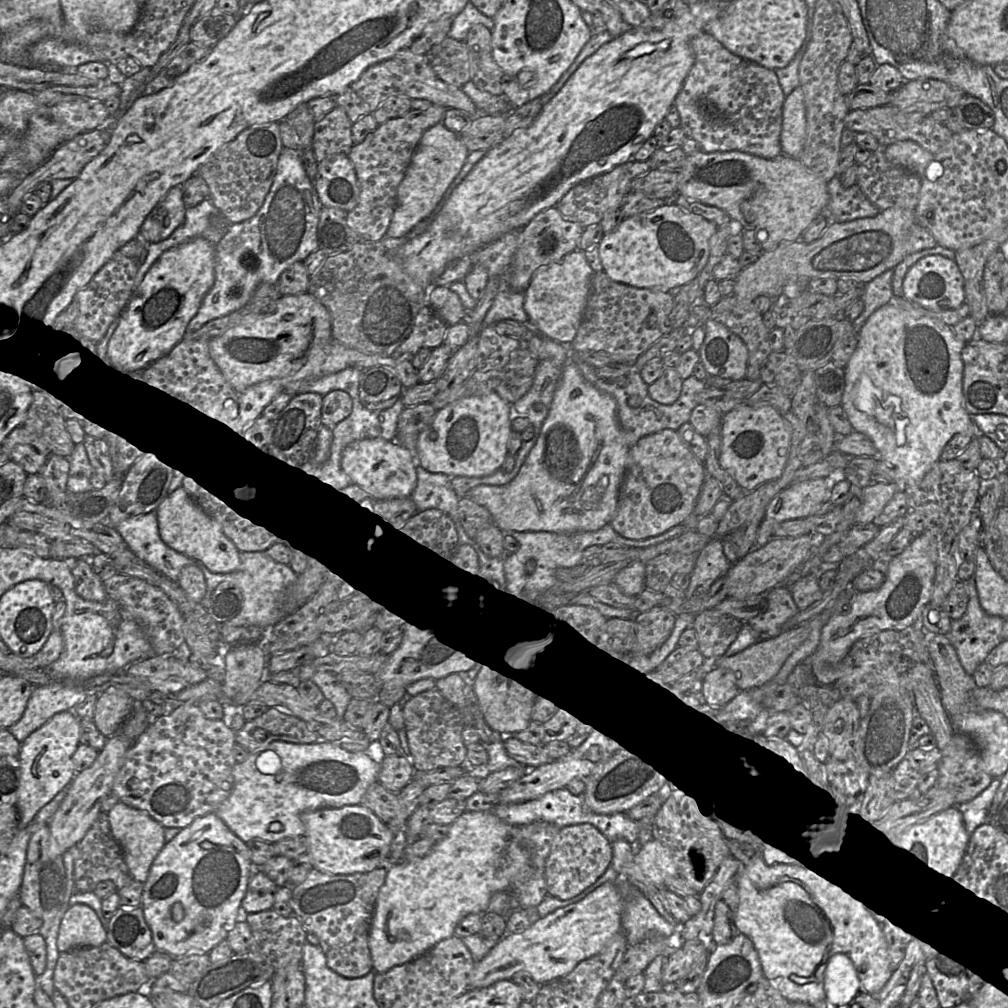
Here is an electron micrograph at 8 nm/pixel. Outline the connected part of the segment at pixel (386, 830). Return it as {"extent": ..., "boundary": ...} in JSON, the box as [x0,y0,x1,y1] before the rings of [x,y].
{"extent":[301,804,395,874],"boundary":[[[362,804],[344,805],[339,808],[322,808],[301,816],[305,827],[308,849],[305,854],[311,858],[314,869],[328,874],[354,874],[369,872],[377,868],[388,871],[388,857],[395,839],[394,830],[384,823],[373,811]]]}

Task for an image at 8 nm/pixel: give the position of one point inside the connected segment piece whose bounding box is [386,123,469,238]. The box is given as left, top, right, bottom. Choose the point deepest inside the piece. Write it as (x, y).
(440, 155)

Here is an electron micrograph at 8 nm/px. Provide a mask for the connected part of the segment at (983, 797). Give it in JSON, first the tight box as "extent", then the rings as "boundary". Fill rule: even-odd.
{"extent":[956,778,1000,836],"boundary":[[[993,778],[989,786],[975,798],[956,805],[962,814],[964,828],[969,836],[978,826],[989,823],[989,807],[999,784],[1000,778]]]}

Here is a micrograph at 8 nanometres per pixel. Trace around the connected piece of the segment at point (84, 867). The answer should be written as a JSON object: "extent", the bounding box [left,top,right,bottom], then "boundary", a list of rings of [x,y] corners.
{"extent":[74,812,133,892],"boundary":[[[100,812],[96,821],[78,844],[74,865],[74,885],[77,892],[93,892],[98,883],[112,881],[117,891],[129,885],[133,878],[124,860],[121,846],[111,831],[108,813]]]}

